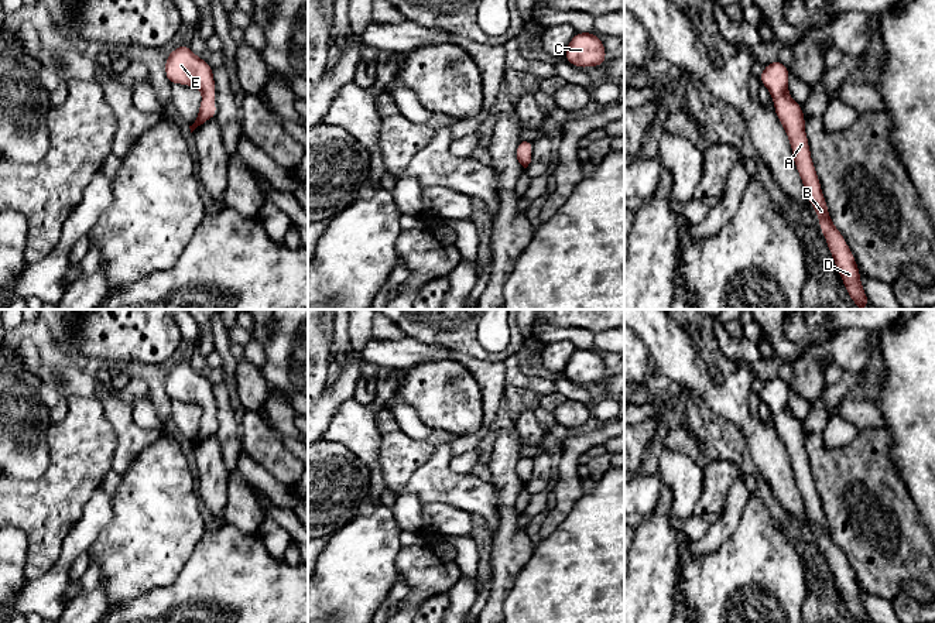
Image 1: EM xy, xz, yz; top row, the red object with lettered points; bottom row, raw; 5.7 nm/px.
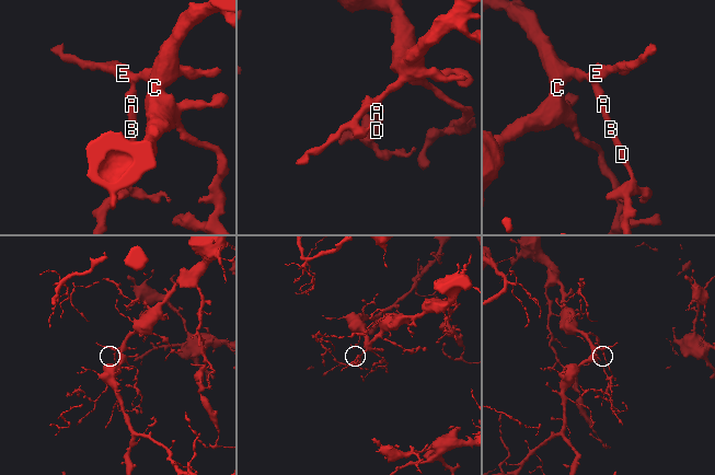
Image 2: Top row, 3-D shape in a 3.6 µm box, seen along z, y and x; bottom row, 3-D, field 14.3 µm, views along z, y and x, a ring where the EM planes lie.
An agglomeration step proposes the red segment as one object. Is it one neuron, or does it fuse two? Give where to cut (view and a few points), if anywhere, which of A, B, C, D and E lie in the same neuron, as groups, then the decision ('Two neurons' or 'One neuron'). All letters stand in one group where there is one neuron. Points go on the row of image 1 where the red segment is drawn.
No split. Groups: A B C D E. One neuron

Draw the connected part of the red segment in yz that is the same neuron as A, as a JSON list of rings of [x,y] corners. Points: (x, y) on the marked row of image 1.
[[[775,59],[764,66],[758,79],[774,99],[774,112],[788,136],[795,168],[802,179],[806,199],[812,203],[818,215],[821,232],[826,239],[826,244],[835,260],[836,270],[842,277],[843,285],[859,309],[864,309],[870,301],[863,290],[854,256],[830,219],[821,182],[811,158],[802,106],[798,105],[788,92],[788,66]]]

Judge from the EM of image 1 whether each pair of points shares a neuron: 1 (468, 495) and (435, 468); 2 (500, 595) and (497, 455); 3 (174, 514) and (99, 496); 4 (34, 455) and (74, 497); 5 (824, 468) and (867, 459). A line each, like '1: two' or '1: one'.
1: one
2: one
3: two
4: two
5: one

